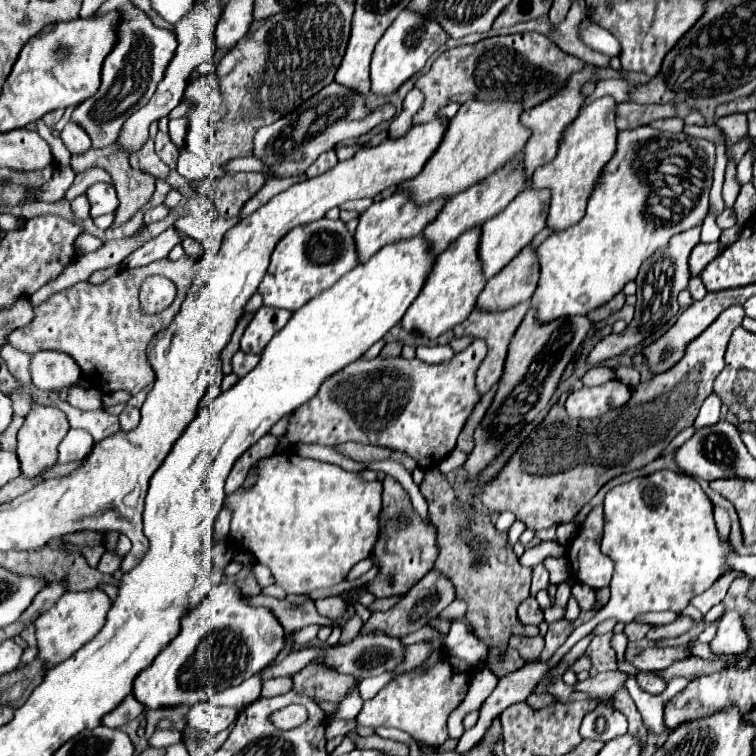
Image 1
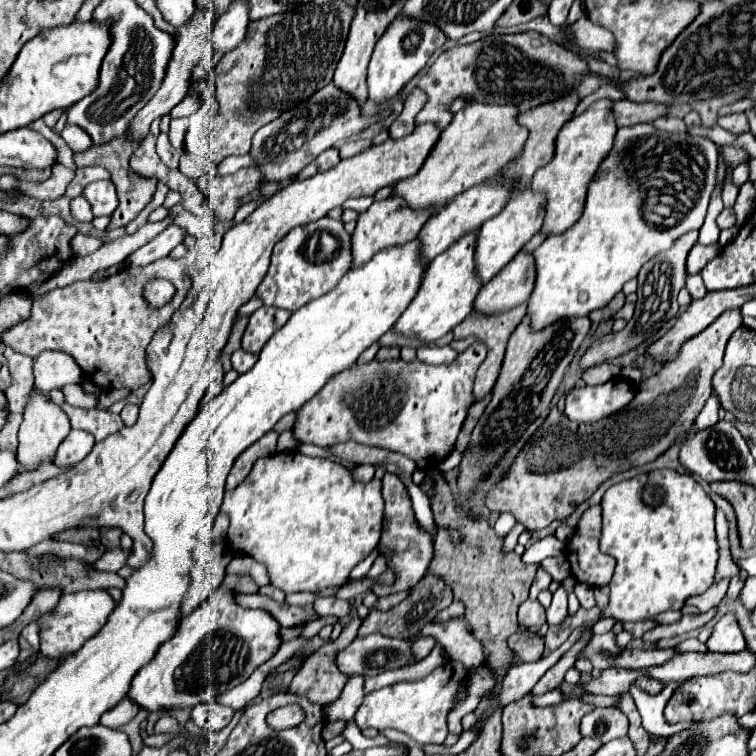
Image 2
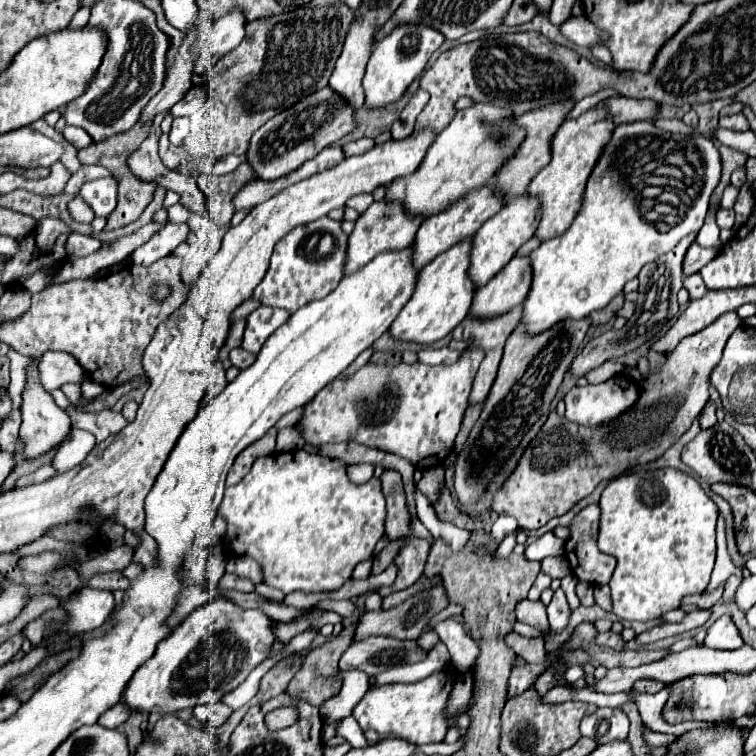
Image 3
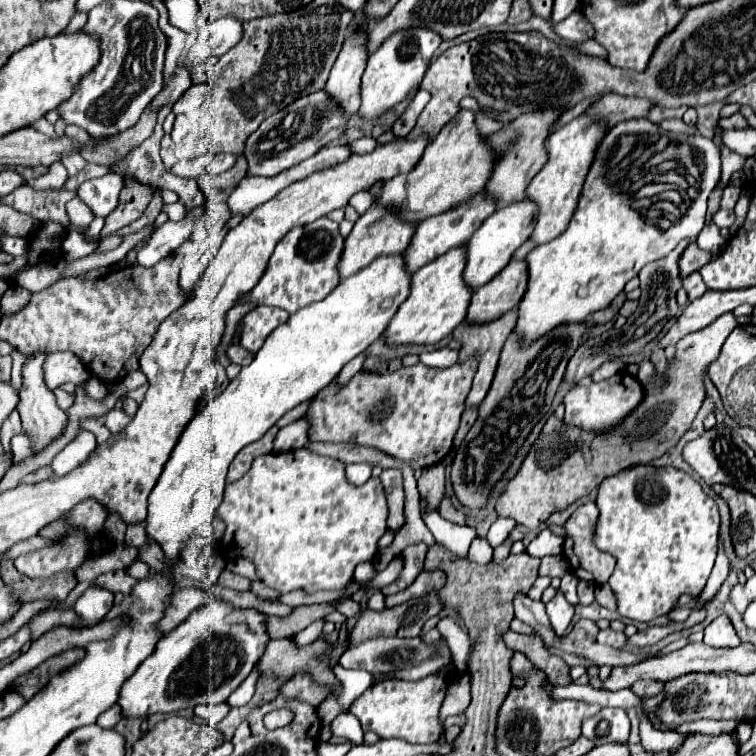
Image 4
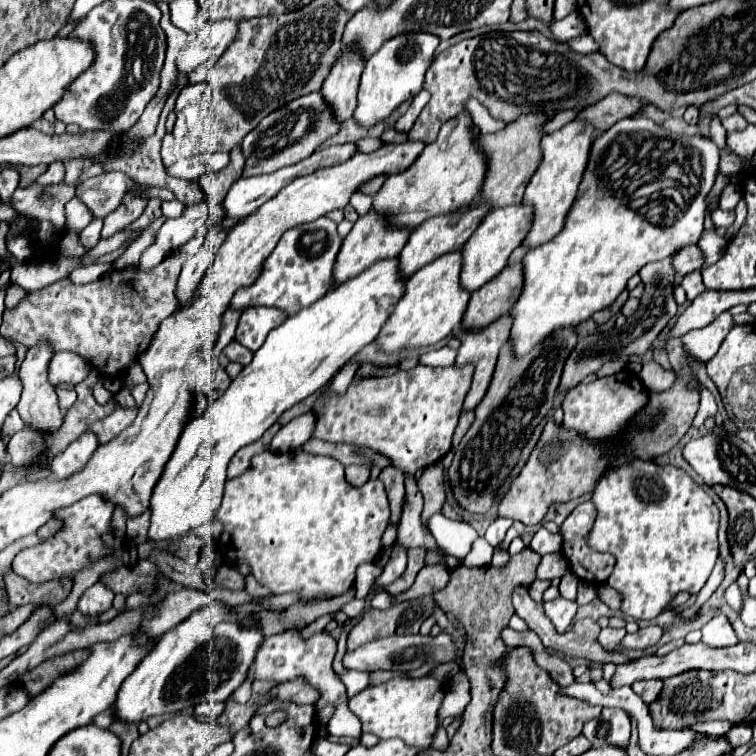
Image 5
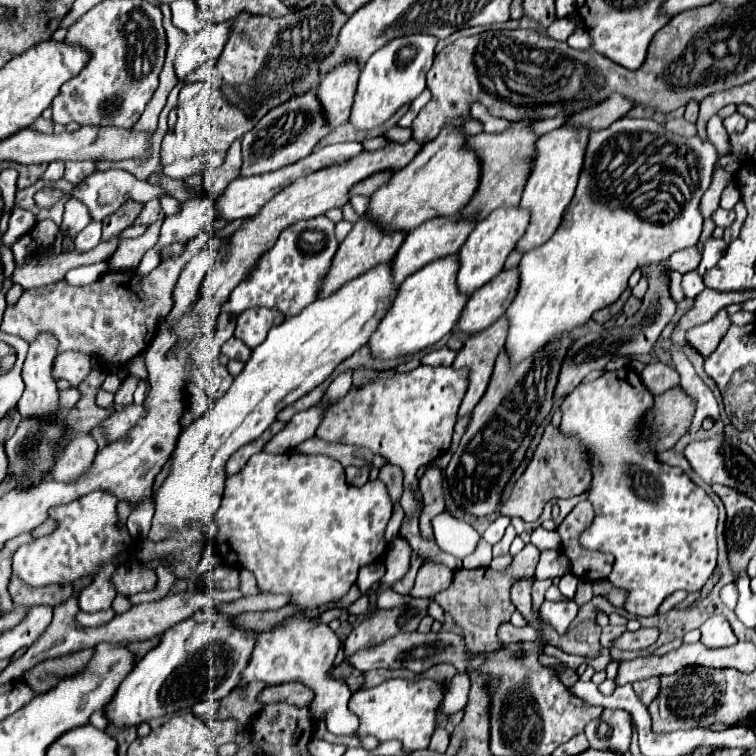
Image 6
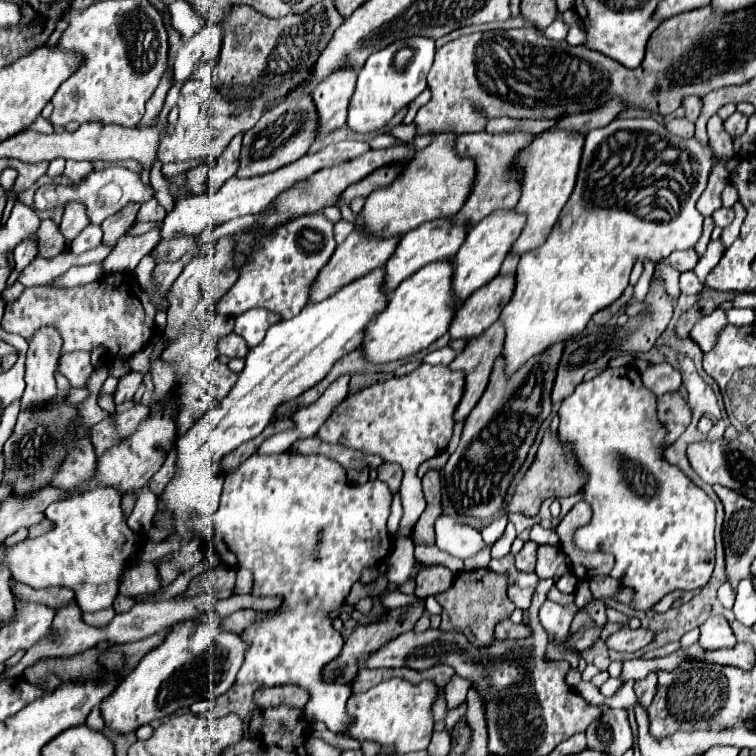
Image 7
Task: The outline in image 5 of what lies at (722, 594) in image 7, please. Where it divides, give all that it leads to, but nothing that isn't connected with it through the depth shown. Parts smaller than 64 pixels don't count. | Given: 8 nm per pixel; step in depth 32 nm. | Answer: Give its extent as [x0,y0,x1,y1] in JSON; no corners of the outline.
[726,584,742,610]

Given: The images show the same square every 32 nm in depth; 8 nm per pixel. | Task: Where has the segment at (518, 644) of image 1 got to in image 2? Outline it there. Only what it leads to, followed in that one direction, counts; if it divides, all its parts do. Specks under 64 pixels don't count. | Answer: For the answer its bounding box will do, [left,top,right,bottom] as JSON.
[508,634,544,662]

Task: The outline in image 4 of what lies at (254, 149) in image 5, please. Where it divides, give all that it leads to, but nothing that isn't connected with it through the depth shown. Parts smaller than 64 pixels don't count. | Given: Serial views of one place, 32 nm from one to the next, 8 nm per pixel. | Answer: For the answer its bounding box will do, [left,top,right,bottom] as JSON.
[244,90,348,176]

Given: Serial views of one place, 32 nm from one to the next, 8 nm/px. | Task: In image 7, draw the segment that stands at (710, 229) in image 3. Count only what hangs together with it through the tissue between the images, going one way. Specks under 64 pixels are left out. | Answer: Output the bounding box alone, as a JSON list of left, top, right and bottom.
[694,240,724,288]

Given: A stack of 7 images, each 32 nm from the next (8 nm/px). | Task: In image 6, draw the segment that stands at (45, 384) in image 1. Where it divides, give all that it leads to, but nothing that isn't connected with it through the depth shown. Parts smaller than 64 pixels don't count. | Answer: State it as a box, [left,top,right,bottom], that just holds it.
[52,352,90,386]

